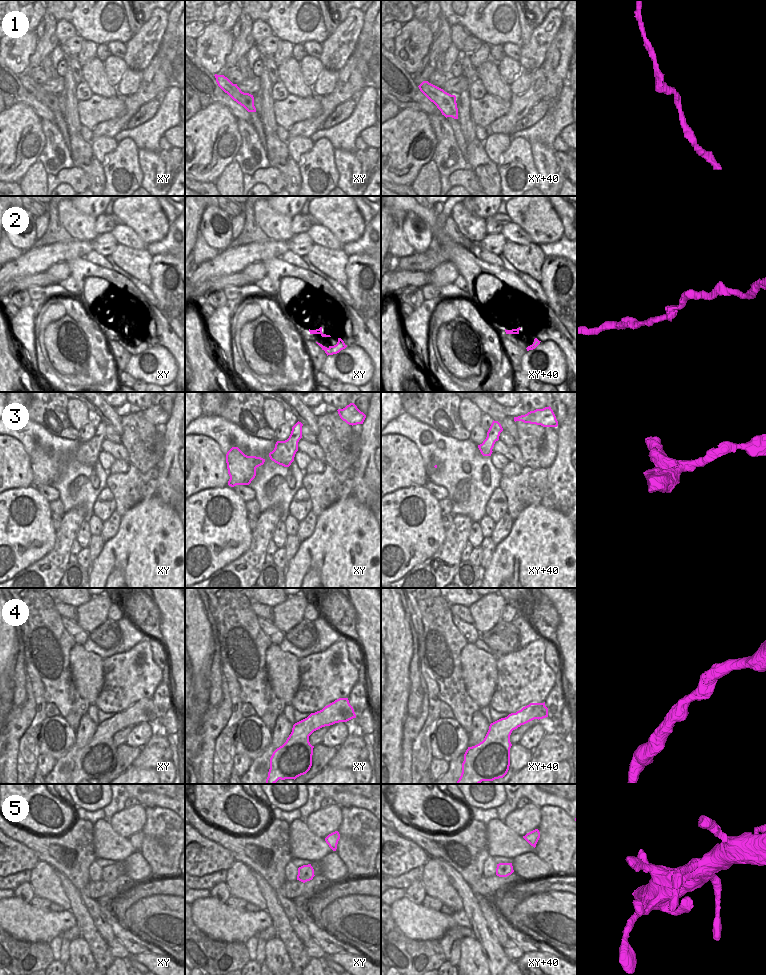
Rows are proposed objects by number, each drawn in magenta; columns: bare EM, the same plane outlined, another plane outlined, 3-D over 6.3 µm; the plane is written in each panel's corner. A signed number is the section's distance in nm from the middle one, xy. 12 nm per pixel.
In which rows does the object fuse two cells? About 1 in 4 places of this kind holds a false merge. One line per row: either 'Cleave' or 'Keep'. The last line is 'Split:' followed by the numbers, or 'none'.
1: Keep
2: Keep
3: Keep
4: Keep
5: Keep
Split: none

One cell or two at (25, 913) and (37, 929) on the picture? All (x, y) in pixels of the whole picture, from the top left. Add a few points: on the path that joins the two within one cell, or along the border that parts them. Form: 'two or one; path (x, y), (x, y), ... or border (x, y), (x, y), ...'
one; path (25, 917), (33, 925)

